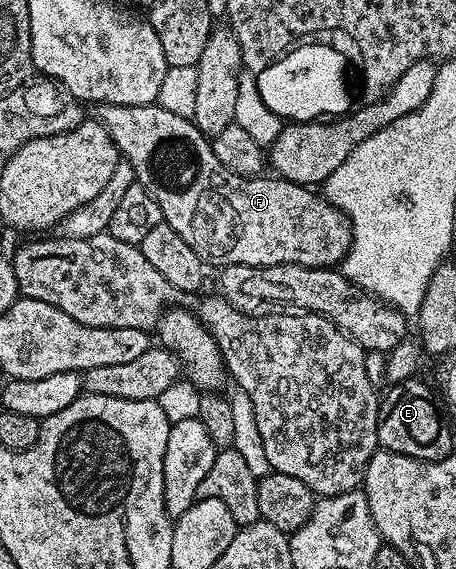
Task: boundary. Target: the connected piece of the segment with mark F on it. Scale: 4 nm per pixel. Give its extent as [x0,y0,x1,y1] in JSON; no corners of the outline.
[93,103,350,269]

